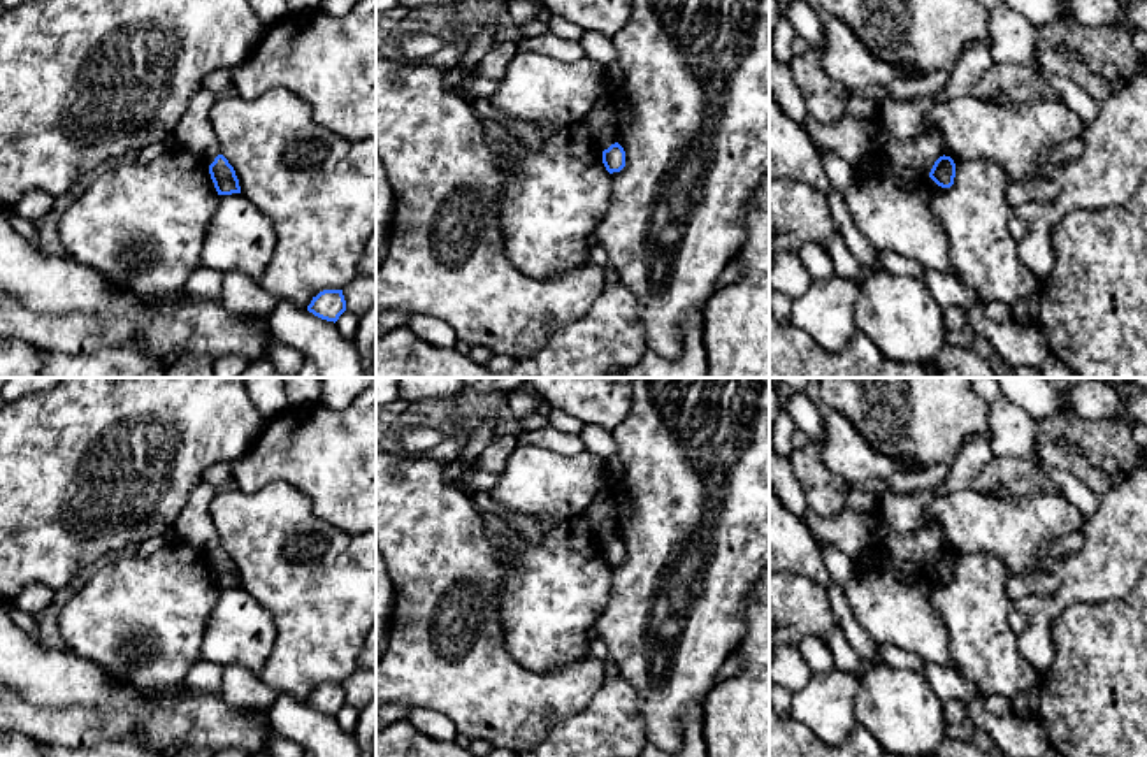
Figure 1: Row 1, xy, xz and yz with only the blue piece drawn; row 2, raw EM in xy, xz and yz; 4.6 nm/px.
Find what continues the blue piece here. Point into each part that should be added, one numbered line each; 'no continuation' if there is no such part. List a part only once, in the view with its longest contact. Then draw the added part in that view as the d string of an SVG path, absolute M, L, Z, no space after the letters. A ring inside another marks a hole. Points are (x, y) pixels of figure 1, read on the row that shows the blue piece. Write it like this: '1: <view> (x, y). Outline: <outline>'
no continuation

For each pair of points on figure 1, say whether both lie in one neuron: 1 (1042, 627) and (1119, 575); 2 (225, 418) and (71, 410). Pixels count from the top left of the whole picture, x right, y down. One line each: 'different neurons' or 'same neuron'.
1: same neuron
2: same neuron

